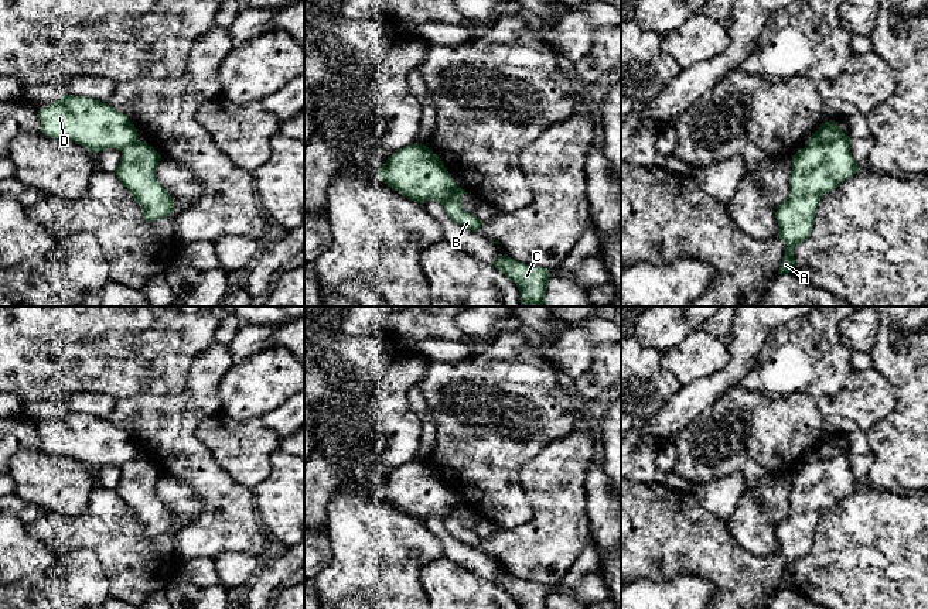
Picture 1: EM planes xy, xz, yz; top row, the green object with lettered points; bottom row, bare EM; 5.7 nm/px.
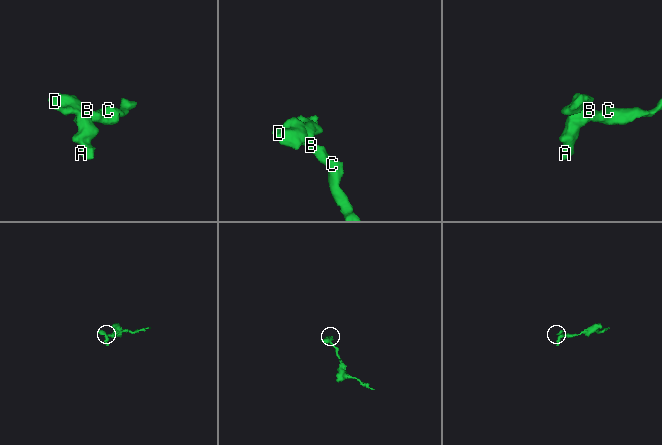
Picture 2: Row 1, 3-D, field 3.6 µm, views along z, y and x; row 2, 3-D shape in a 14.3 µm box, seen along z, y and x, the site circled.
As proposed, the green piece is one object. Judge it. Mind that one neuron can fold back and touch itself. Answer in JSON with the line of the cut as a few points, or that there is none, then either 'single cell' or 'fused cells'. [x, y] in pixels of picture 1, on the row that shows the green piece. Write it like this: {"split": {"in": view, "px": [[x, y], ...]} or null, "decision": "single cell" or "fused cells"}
{"split": {"in": "yz", "px": [[846, 134], [807, 146]]}, "decision": "fused cells"}

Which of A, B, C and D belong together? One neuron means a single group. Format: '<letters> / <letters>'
A B C / D

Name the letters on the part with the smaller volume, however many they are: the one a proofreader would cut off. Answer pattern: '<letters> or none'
D

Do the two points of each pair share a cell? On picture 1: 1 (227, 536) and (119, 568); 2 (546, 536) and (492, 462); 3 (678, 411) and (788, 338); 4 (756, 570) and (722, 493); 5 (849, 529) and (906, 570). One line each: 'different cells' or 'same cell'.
1: different cells
2: different cells
3: different cells
4: different cells
5: same cell

